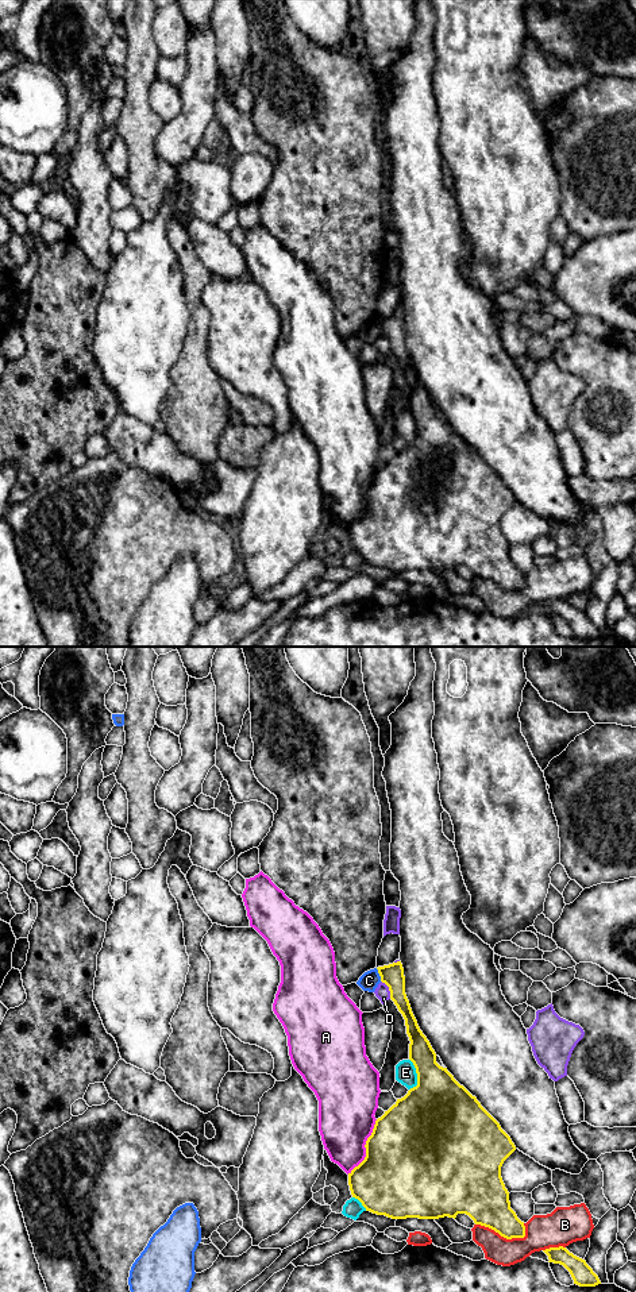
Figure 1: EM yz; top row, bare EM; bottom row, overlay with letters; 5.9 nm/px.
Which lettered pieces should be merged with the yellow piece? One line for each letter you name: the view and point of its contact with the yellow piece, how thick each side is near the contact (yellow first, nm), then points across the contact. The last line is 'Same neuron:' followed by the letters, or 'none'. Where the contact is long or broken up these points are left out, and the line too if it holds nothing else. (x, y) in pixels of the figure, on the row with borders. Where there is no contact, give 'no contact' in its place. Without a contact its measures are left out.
Same neuron: none

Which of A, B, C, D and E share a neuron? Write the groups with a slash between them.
A / B / C / D / E

